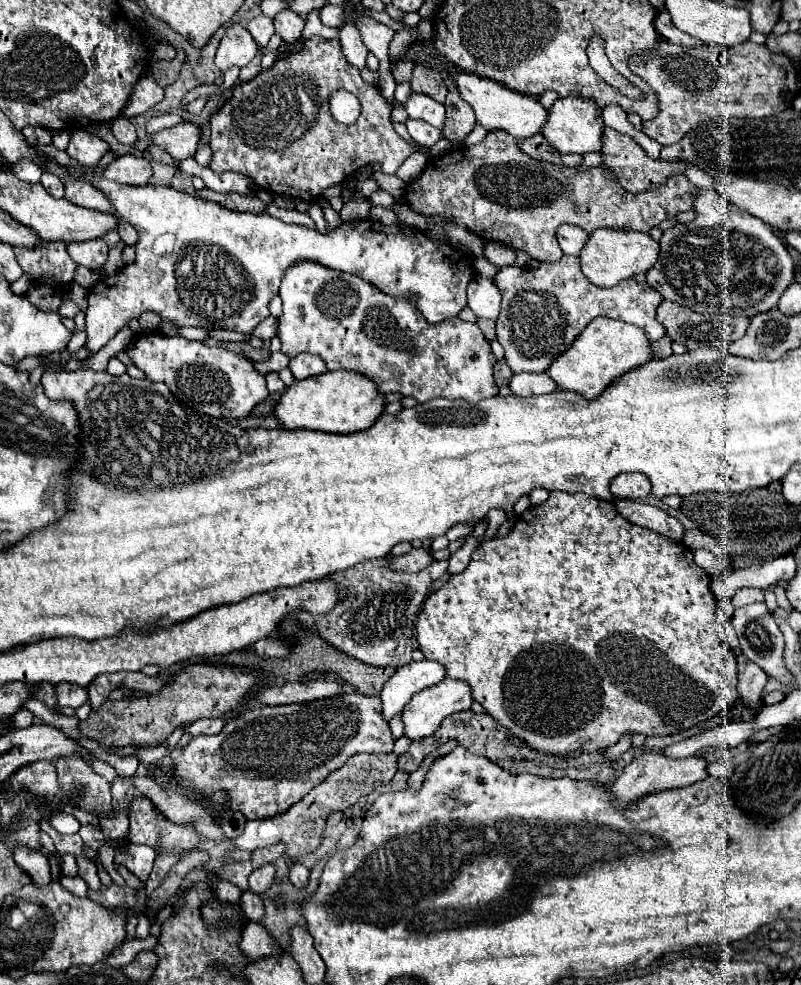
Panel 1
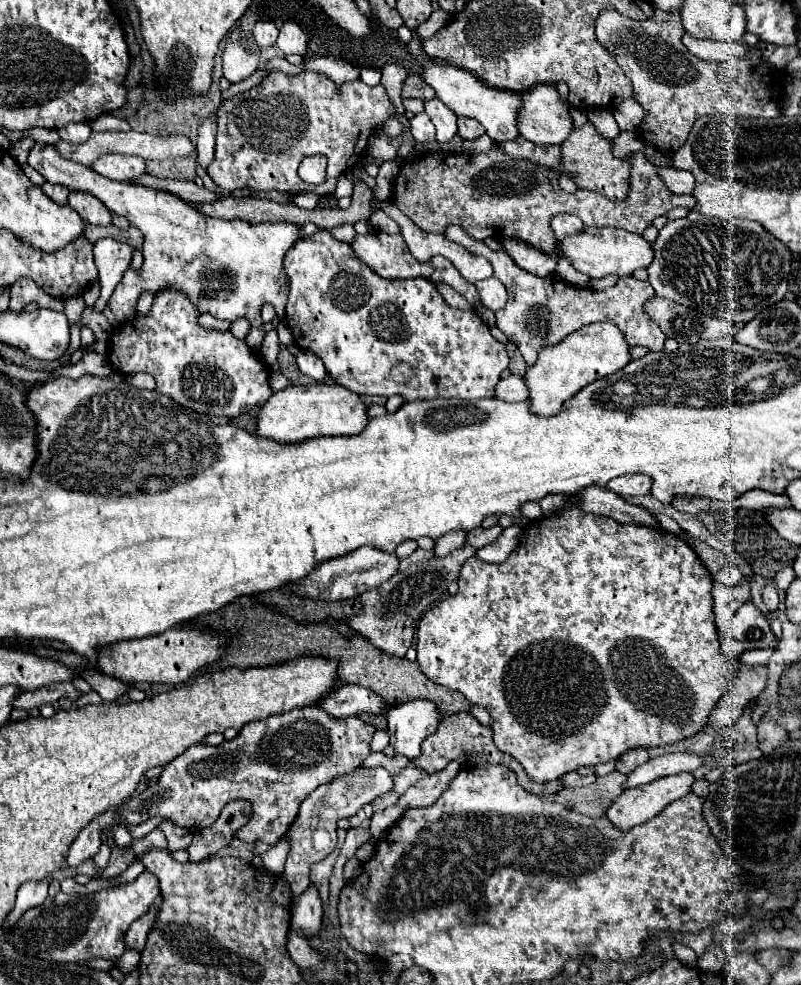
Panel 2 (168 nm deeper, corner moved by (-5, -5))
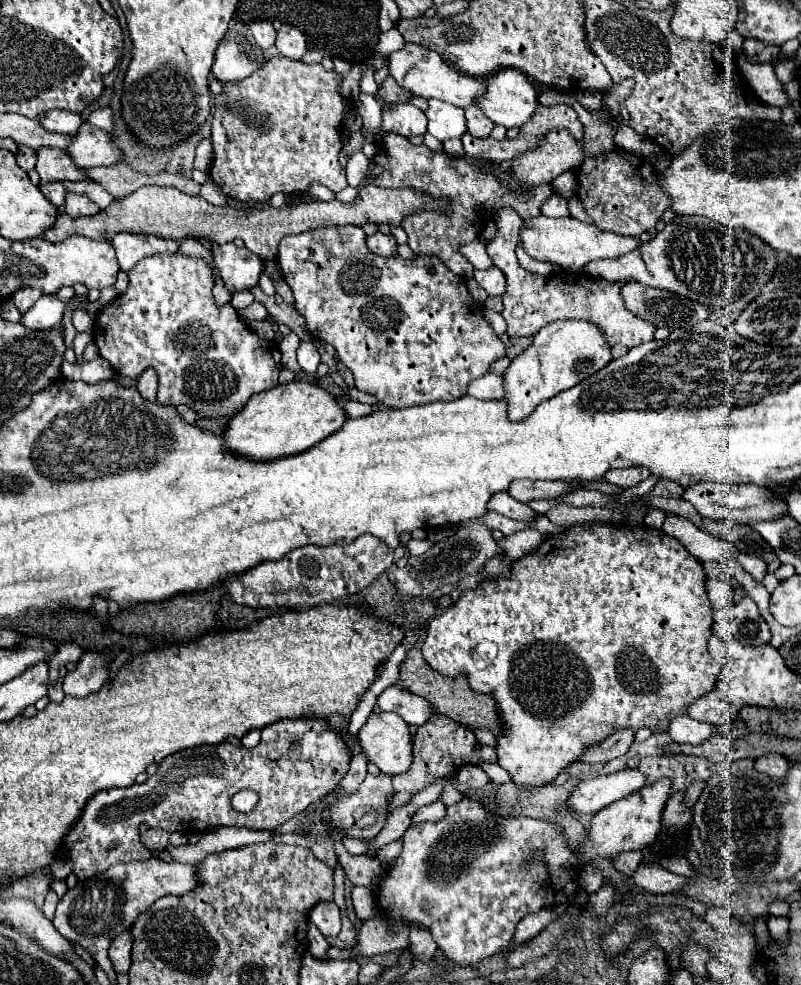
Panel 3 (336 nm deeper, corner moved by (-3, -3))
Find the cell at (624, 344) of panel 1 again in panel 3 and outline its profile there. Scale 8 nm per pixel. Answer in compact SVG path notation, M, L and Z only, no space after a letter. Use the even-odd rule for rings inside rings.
M580 319L554 321L542 327L534 343L512 359L510 367L504 373L504 391L508 401L508 417L512 421L526 419L542 401L578 385L588 375L600 371L612 361L612 351L600 327Z

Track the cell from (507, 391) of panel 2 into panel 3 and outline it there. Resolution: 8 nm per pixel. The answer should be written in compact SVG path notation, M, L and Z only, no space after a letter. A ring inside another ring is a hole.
M488 373L480 379L474 379L468 385L468 395L476 399L502 399L504 397L504 377L496 373Z

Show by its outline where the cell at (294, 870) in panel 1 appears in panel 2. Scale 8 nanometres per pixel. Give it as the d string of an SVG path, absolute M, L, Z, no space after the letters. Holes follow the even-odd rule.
M306 889L292 909L292 929L316 937L322 927L322 901L318 889Z

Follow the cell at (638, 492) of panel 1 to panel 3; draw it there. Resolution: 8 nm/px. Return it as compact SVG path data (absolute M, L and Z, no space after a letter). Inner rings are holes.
M628 467L628 469L614 469L614 471L608 471L608 475L604 475L604 479L612 485L618 485L622 489L626 487L634 487L638 485L640 481L648 479L652 473L650 469L646 467Z

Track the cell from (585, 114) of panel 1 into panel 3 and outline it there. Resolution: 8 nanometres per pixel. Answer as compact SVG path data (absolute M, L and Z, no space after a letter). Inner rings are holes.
M502 69L494 75L484 79L488 93L478 103L488 119L506 129L522 127L532 119L538 109L538 89L532 81L516 71L516 69Z

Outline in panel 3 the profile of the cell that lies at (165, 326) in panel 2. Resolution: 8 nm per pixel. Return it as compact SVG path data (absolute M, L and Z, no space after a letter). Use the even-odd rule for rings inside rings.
M152 255L152 257L146 257L142 259L130 273L130 285L128 285L128 291L120 297L116 297L112 301L112 305L104 307L102 313L96 317L96 323L94 323L94 343L98 345L100 349L100 357L104 357L112 369L124 377L138 377L146 367L154 367L156 373L158 373L158 403L160 405L192 405L192 409L202 415L202 417L222 417L222 415L236 415L252 395L256 393L262 393L262 391L268 391L272 387L278 385L278 373L282 369L282 363L280 363L280 351L276 347L276 343L272 341L260 341L258 335L254 331L250 331L244 323L240 323L238 319L238 313L232 305L224 305L224 307L218 307L214 301L212 301L212 275L208 271L208 265L202 263L200 259L194 259L194 257L186 257L186 255Z

